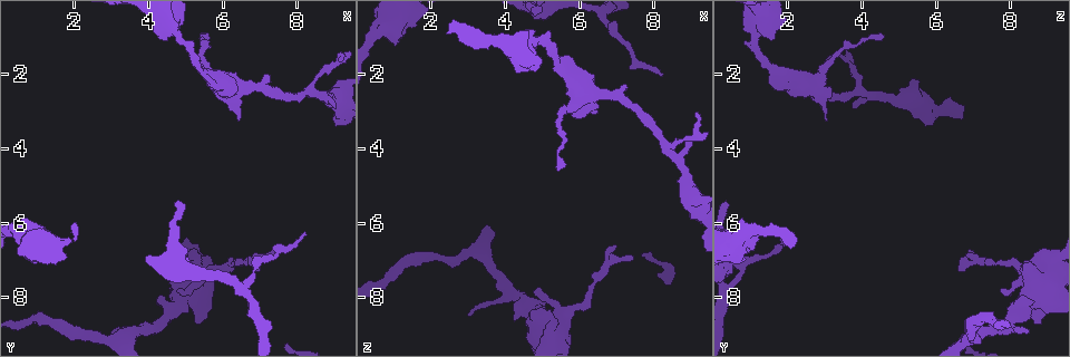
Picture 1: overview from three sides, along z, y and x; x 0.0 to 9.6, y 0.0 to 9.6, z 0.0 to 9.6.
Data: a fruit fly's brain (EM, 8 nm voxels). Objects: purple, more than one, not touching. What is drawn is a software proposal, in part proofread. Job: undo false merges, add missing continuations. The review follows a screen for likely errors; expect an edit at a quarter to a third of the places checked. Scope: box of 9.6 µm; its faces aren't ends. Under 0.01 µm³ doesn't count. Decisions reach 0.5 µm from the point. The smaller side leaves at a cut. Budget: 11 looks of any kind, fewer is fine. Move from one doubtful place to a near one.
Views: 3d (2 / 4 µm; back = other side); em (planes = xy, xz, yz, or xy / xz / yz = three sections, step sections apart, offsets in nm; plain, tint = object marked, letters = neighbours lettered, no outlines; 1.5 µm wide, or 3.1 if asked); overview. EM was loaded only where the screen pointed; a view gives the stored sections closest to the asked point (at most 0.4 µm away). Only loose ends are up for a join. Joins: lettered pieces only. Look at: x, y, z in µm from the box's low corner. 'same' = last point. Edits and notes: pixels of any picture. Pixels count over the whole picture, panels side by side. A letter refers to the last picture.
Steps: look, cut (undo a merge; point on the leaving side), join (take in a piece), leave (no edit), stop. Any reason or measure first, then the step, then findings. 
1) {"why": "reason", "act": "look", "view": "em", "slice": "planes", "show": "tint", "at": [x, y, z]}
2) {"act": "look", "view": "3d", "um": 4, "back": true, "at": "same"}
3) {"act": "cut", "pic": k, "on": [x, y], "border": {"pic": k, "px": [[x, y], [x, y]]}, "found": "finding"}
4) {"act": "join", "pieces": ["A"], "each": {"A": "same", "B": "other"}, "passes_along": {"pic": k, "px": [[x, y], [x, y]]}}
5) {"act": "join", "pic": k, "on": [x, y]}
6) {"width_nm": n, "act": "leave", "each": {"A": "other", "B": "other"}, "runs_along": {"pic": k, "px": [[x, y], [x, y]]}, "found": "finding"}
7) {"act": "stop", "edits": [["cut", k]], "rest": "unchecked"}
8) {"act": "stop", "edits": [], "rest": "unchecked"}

{"why": "narrows sharply", "act": "look", "view": "3d", "um": 2, "at": [6.75, 6.95, 7.10]}

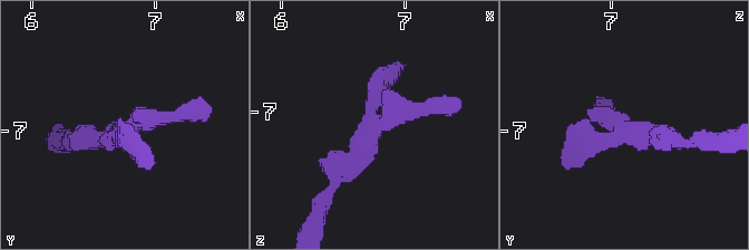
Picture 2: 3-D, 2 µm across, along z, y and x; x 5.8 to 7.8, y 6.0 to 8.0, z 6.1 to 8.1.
{"why": "now the EM", "act": "look", "view": "em", "slice": "planes", "show": "tint", "at": [6.74, 6.98, 7.12]}

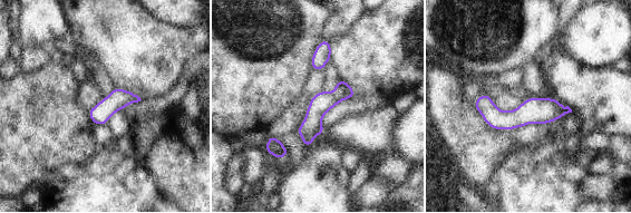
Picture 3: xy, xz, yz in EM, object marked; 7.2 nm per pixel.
{"act": "look", "view": "em", "slice": "planes", "show": "letters", "at": "same"}

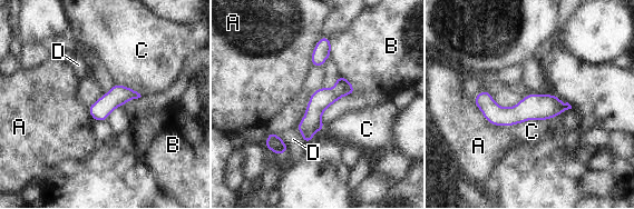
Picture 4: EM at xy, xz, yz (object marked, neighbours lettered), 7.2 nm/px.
{"act": "leave", "each": {"A": "other", "B": "other", "C": "other", "D": "other"}, "border": {"pic": 4, "px": [[474, 97], [489, 122], [509, 127]]}, "found": "all the same cell"}

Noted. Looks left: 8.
{"why": "thin arm on a thick one", "act": "look", "view": "3d", "um": 4, "at": [4.25, 8.85, 7.90]}

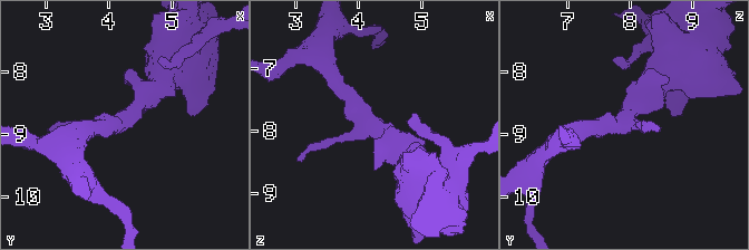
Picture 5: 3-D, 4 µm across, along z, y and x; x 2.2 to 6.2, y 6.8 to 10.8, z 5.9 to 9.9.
{"arms": 3, "why": "need the tissue", "act": "look", "view": "em", "slice": "planes", "show": "tint", "at": [4.20, 8.75, 7.90]}

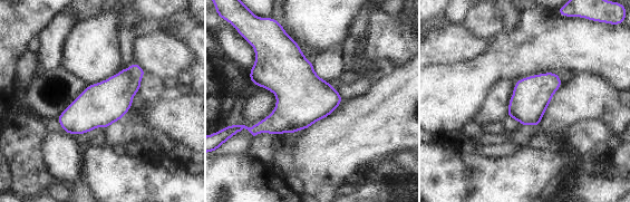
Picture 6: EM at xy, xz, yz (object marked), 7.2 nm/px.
{"act": "look", "view": "em", "slice": "planes", "show": "letters", "at": "same"}

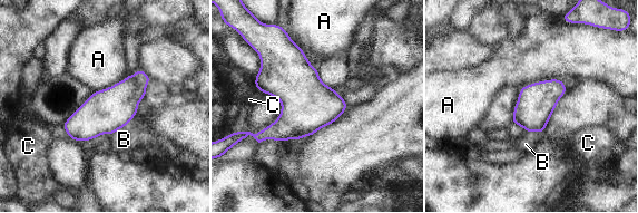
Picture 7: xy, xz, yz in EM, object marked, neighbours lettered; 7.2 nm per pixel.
{"act": "leave", "each": {"A": "other", "B": "other", "C": "other"}, "border": {"pic": 7, "px": [[560, 78], [529, 83], [519, 89]]}, "found": "all the same cell"}

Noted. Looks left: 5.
{"why": "stops while still wide", "act": "look", "view": "em", "slice": "yz", "step": 4, "show": "tint", "at": [5.95, 2.60, 3.15]}

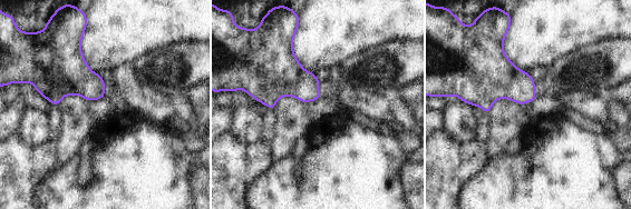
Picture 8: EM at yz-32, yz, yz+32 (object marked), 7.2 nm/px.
{"act": "look", "view": "em", "slice": "xz", "step": 4, "show": "letters", "at": "same"}

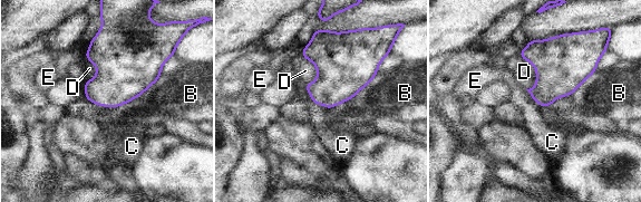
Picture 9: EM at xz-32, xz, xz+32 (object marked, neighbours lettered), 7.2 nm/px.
{"width_nm": 220, "act": "leave", "each": {"B": "other", "C": "other", "D": "other", "E": "other"}, "border": {"pic": 9, "px": [[303, 87], [312, 102], [327, 109]]}, "found": "no lettered piece goes on from it"}

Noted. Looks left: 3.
{"why": "three arms meet", "act": "look", "view": "3d", "um": 4, "at": [4.65, 0.85, 1.15]}

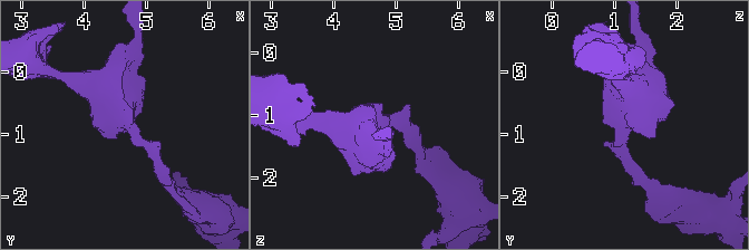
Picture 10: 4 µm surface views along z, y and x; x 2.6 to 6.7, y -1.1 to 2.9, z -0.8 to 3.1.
{"arms": 3, "arm_widths_nm": [180, 440, 460], "act": "look", "view": "em", "slice": "xz", "step": 8, "show": "letters", "at": [4.65, 0.85, 1.20]}

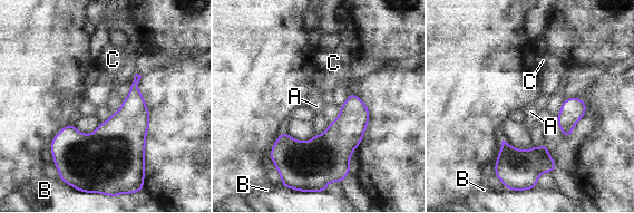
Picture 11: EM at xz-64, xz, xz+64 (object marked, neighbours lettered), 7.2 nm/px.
{"act": "leave", "each": {"A": "other", "B": "other", "C": "other"}, "border": {"pic": 11, "px": [[85, 192], [98, 192], [117, 197]]}, "found": "all the same cell"}

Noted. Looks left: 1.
{"act": "stop", "edits": [], "rest": "unchecked"}

